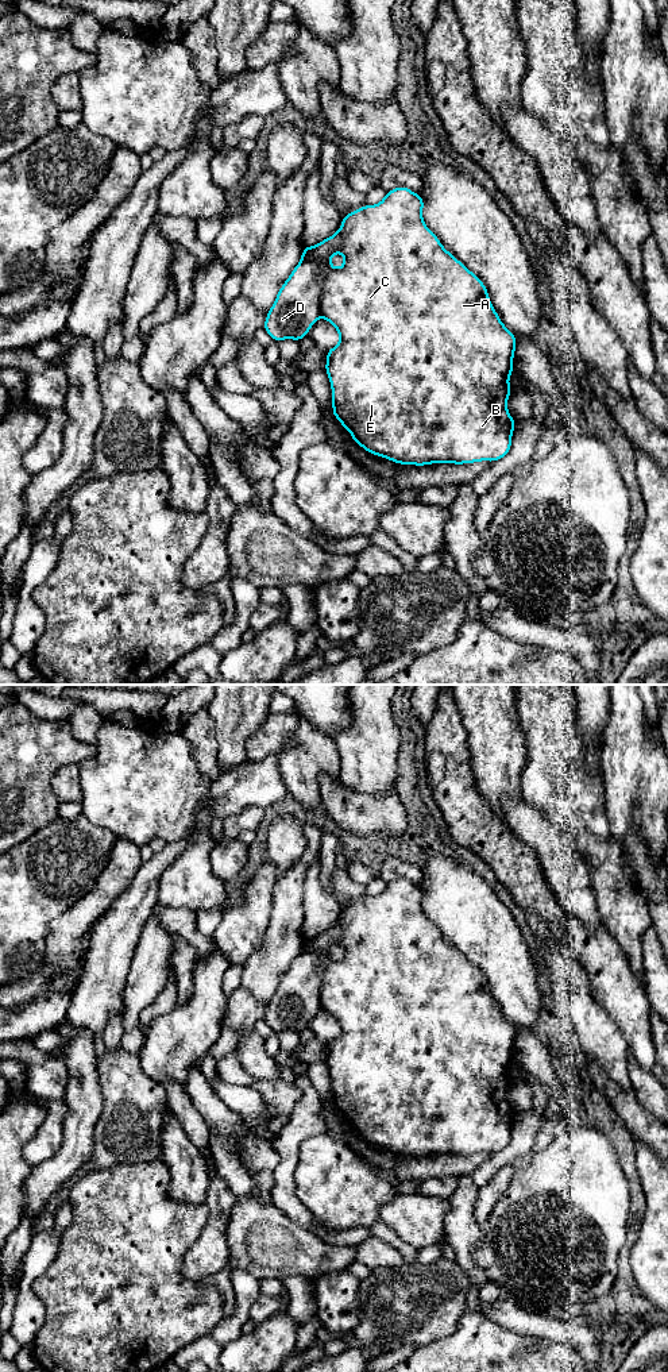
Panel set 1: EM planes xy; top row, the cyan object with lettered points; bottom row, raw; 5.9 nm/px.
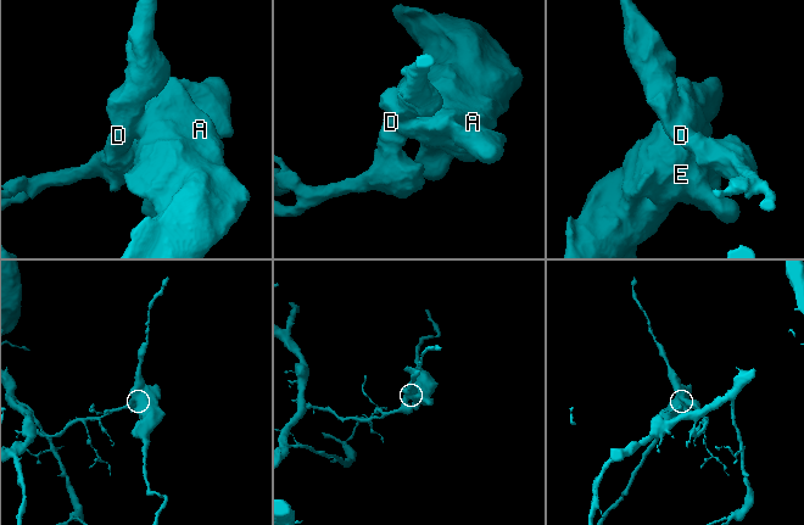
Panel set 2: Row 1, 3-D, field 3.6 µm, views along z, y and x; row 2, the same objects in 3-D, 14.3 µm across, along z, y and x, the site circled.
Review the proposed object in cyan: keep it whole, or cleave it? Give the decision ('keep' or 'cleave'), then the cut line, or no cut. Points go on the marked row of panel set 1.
keep; cut none

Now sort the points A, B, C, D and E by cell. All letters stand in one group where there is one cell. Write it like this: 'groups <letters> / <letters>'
groups A B C D E

